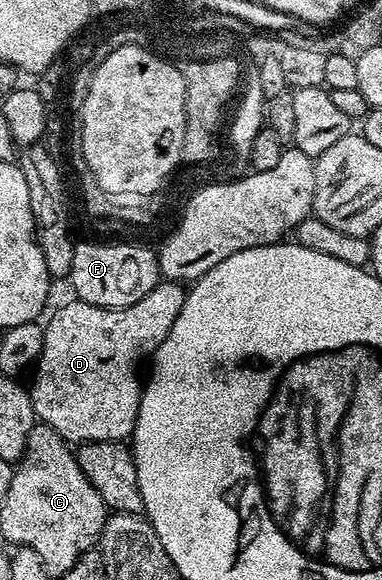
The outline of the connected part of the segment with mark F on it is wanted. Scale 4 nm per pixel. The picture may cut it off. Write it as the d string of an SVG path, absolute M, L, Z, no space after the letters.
M80 243L74 246L74 261L67 278L72 282L72 291L77 300L99 307L129 307L134 301L142 301L150 289L161 282L160 261L155 250L140 243Z

